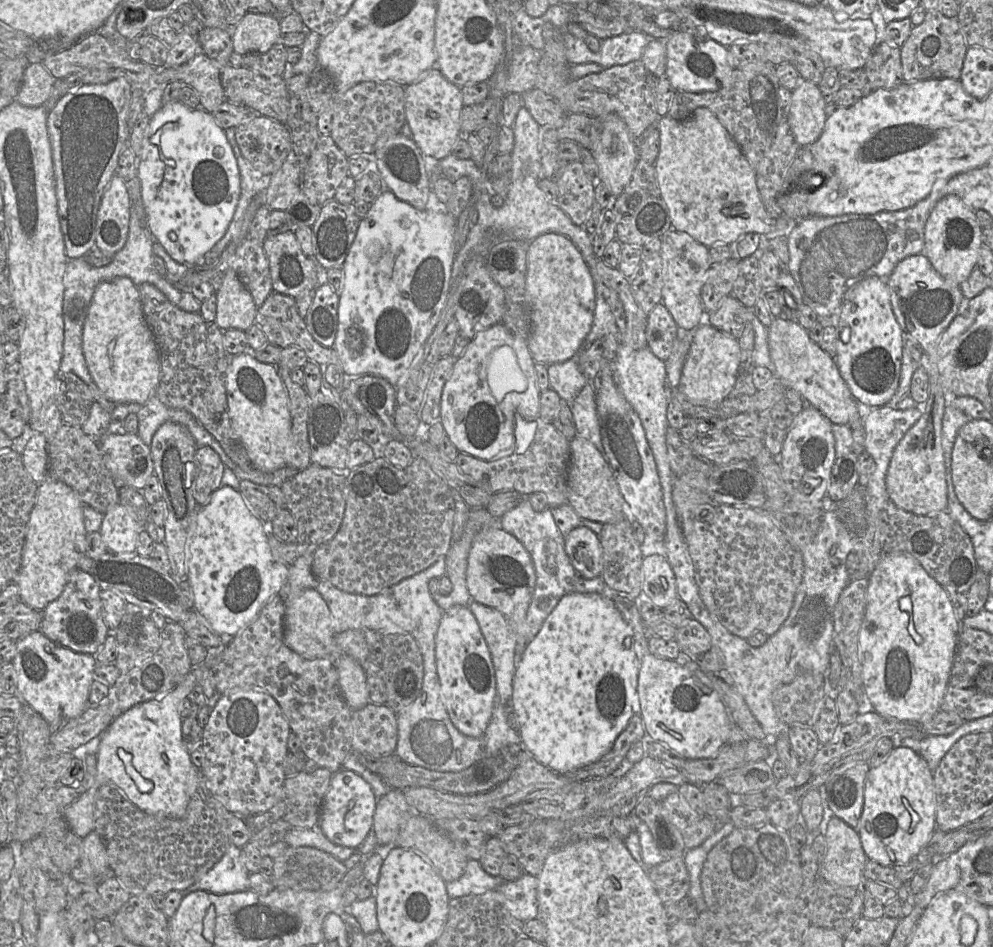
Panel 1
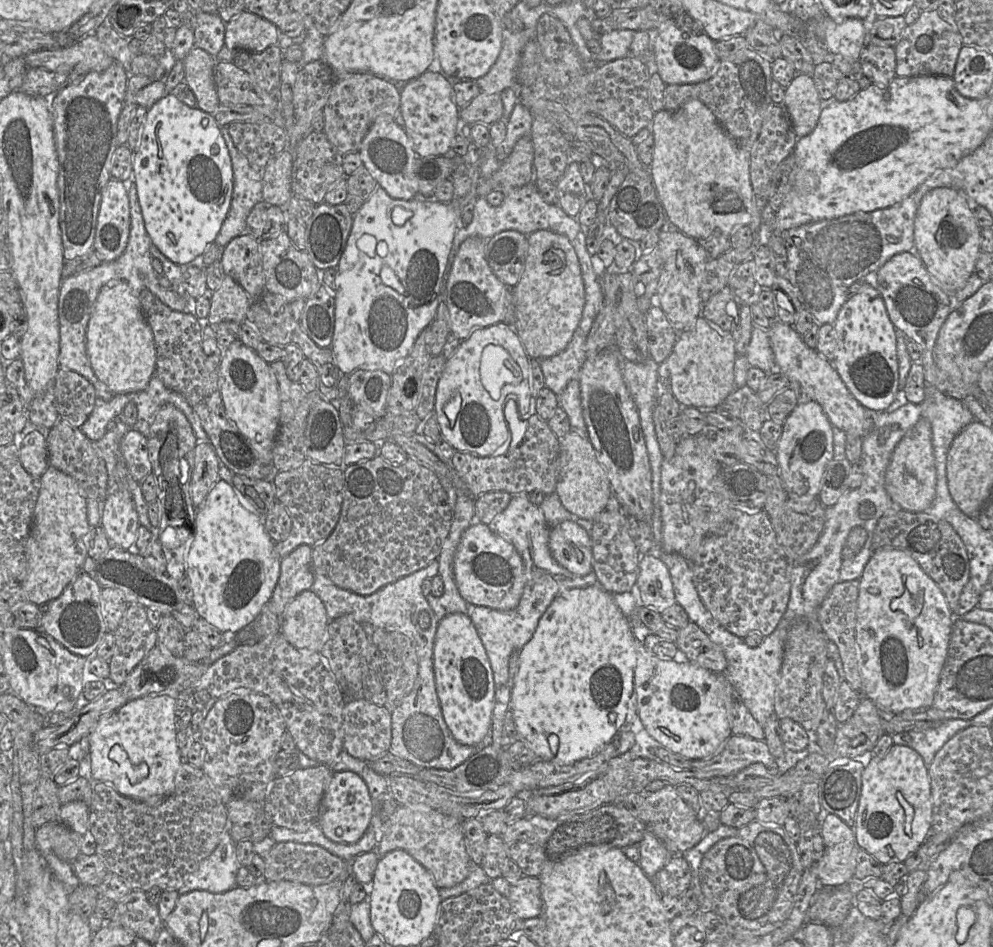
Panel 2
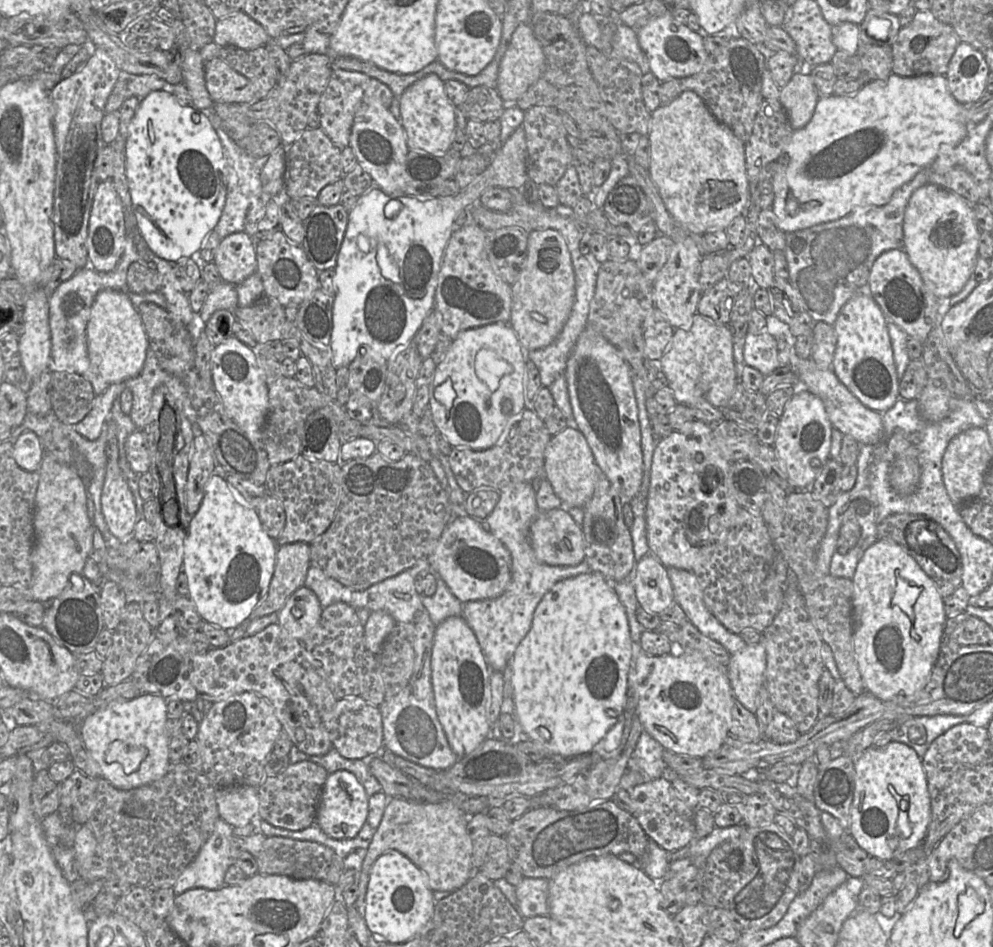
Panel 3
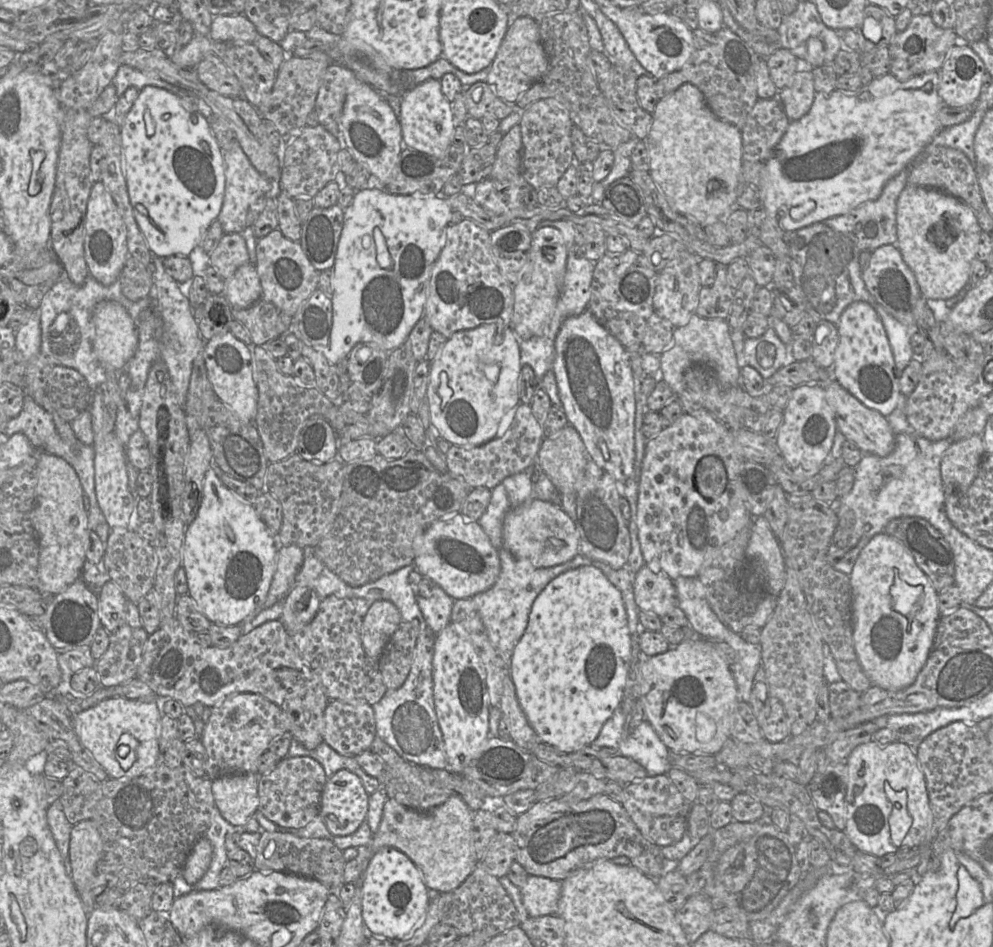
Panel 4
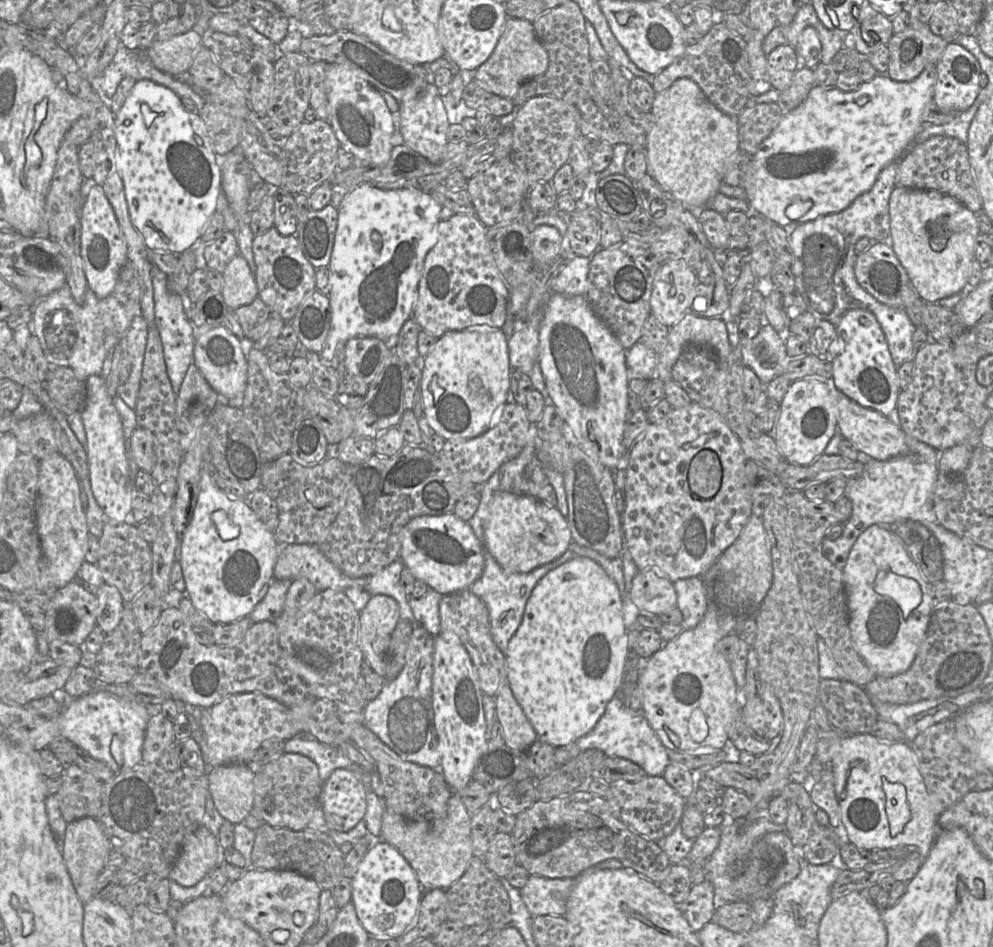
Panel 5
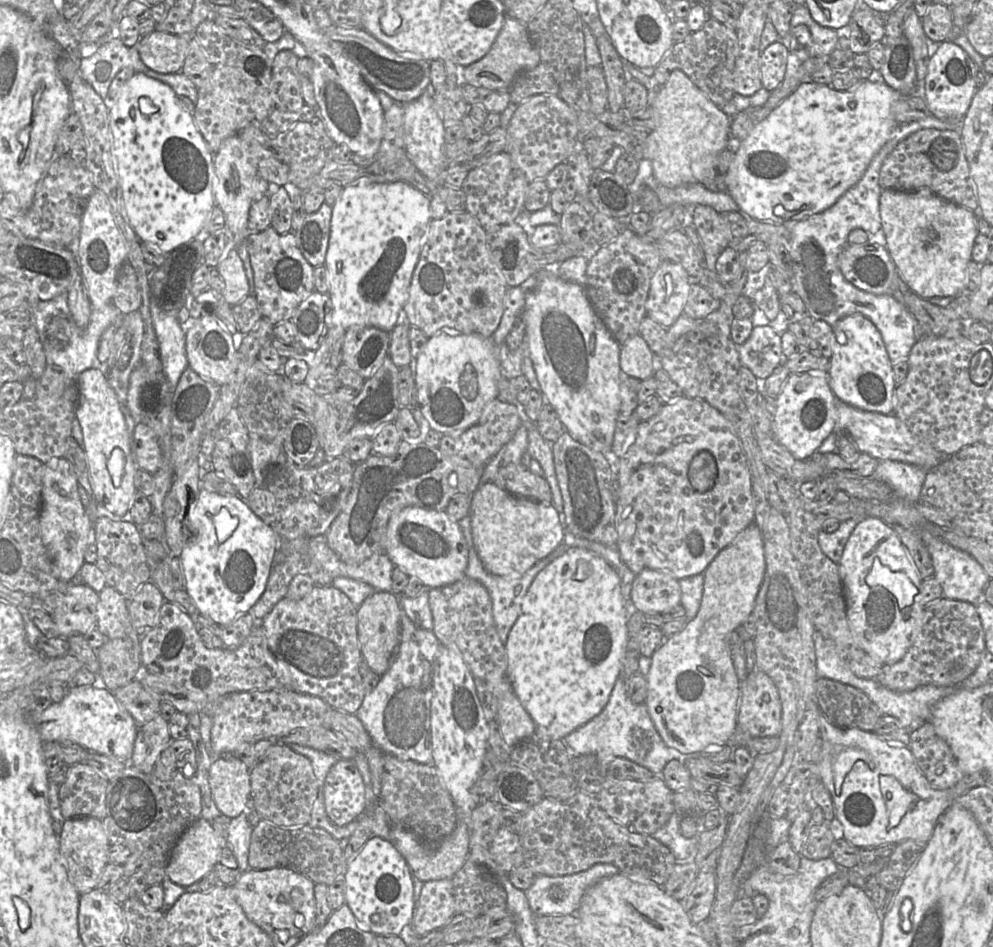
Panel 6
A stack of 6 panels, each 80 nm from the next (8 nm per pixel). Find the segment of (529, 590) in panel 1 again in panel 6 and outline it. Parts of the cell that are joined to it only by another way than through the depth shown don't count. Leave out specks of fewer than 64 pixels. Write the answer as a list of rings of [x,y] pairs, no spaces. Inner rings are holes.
[[[406,507],[388,523],[385,554],[395,567],[418,578],[427,589],[452,584],[466,575],[468,548],[458,521],[444,511]]]

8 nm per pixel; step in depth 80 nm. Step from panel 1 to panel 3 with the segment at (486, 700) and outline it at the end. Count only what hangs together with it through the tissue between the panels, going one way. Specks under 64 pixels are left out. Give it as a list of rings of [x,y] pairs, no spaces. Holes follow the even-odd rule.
[[[452,616],[437,626],[431,659],[434,701],[448,744],[458,759],[476,750],[490,735],[490,671],[479,642],[464,617]]]

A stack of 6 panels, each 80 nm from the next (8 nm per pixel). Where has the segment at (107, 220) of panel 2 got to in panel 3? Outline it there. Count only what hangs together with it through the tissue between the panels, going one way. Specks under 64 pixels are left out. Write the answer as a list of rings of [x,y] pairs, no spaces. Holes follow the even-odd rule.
[[[111,179],[97,183],[89,218],[87,250],[89,266],[99,272],[110,272],[119,263],[127,244],[125,210]]]

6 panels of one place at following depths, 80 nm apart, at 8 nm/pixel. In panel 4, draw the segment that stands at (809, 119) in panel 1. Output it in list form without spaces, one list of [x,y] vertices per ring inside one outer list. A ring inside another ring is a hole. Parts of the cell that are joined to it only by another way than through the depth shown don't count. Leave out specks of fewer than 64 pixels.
[[[796,71],[791,83],[778,91],[778,99],[790,121],[806,115],[815,98],[813,74],[811,71]]]

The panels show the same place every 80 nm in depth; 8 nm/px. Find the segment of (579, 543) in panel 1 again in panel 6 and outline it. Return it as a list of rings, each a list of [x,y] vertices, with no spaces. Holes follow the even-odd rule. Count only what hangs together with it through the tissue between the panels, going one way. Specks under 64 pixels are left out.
[[[492,482],[481,484],[471,497],[473,542],[484,568],[491,574],[523,574],[563,542],[565,528],[552,503],[512,495]]]

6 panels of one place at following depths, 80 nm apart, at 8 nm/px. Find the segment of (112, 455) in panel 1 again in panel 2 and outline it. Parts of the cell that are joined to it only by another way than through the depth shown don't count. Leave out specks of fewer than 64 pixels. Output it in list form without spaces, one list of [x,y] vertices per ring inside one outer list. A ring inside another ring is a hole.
[[[129,429],[120,441],[120,451],[130,476],[141,483],[152,473],[146,437],[139,431]]]

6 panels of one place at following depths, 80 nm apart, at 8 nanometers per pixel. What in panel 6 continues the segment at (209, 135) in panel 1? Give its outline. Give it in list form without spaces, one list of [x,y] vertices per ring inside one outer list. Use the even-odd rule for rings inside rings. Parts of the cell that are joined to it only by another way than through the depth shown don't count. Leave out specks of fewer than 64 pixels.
[[[135,73],[121,88],[109,109],[117,174],[129,224],[142,242],[149,242],[170,253],[192,240],[204,229],[216,205],[214,197],[214,153],[198,130],[193,115],[181,105],[173,89],[142,73]]]

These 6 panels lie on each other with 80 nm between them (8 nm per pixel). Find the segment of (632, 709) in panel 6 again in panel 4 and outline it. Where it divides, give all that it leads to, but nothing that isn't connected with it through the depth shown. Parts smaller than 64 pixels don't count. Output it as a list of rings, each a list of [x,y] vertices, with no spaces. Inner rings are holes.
[[[617,708],[611,717],[603,724],[598,737],[590,744],[595,750],[602,748],[614,749],[621,756],[630,758],[640,764],[647,776],[666,774],[672,768],[669,764],[669,749],[660,740],[653,727],[646,720],[642,721],[633,731],[626,729],[626,716]]]

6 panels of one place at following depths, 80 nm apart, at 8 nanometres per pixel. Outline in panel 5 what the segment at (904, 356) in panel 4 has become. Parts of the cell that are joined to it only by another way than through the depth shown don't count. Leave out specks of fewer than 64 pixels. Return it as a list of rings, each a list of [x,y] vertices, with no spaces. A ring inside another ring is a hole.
[[[899,160],[884,167],[879,173],[873,187],[858,196],[845,210],[819,217],[805,223],[789,224],[783,227],[792,251],[791,271],[794,276],[795,291],[806,304],[806,312],[815,320],[825,320],[837,327],[843,314],[851,309],[865,309],[872,312],[879,322],[896,368],[905,361],[913,360],[916,350],[912,335],[917,328],[903,309],[885,305],[869,294],[856,280],[854,265],[856,261],[855,244],[860,238],[874,239],[891,246],[889,198],[895,188],[895,176]]]

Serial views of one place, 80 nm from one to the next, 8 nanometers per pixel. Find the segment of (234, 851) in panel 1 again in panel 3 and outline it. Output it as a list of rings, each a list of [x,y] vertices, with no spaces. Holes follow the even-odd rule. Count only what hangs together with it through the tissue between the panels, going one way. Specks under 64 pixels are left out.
[[[218,818],[212,835],[174,885],[176,896],[194,888],[217,890],[225,886],[225,873],[234,861],[230,855],[233,836],[233,827]]]

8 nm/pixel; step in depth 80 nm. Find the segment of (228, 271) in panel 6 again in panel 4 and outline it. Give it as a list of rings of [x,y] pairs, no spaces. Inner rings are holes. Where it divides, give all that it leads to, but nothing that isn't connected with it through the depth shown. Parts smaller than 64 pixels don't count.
[[[240,266],[234,275],[225,280],[222,293],[232,308],[246,309],[262,298],[262,288],[256,266]]]

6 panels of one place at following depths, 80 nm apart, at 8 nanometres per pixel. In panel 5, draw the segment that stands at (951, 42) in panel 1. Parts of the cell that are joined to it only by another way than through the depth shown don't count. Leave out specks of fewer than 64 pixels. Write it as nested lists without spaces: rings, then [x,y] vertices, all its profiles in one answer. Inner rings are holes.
[[[910,22],[903,32],[894,34],[887,44],[889,65],[886,75],[897,82],[914,80],[928,65],[936,65],[949,42],[933,34],[926,22]]]

